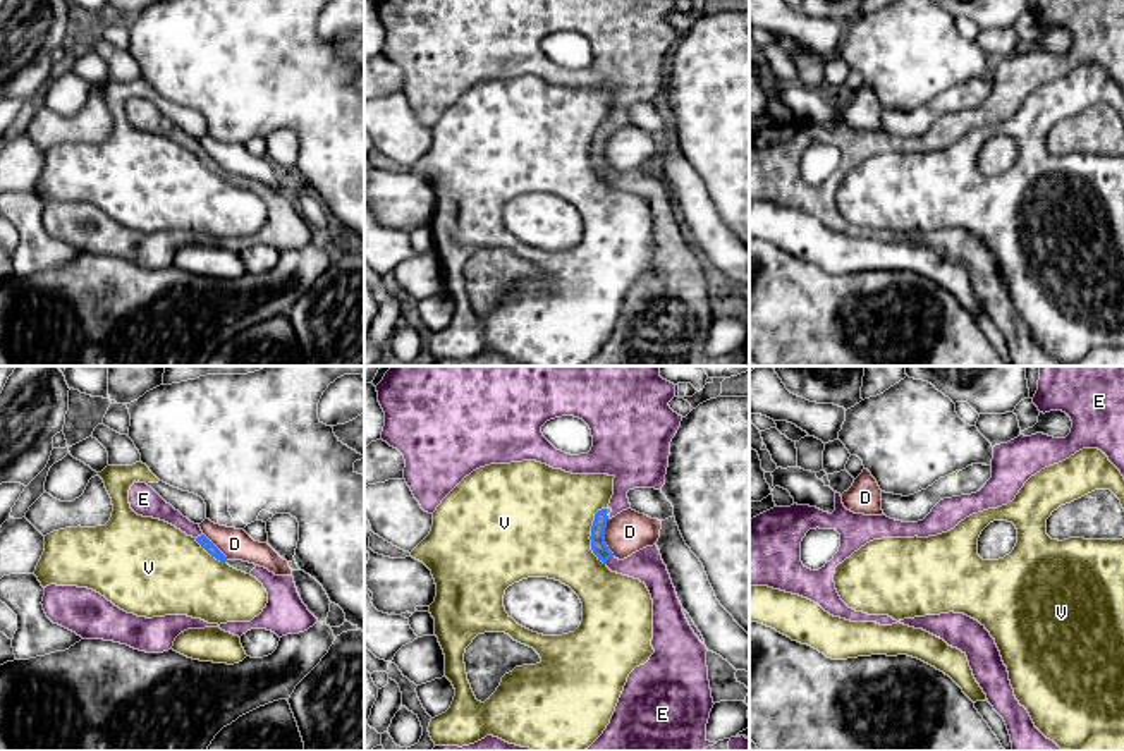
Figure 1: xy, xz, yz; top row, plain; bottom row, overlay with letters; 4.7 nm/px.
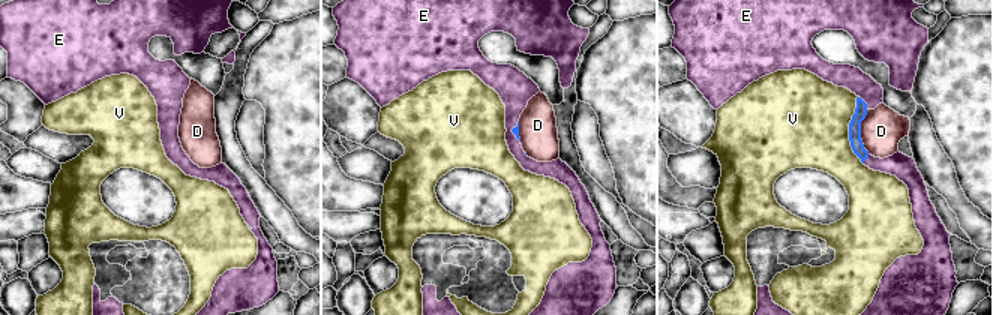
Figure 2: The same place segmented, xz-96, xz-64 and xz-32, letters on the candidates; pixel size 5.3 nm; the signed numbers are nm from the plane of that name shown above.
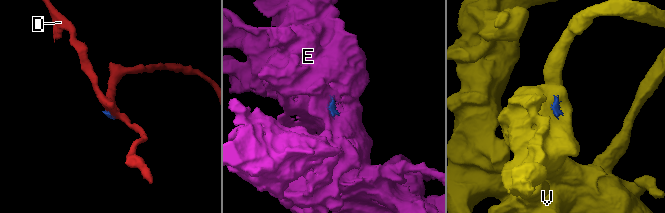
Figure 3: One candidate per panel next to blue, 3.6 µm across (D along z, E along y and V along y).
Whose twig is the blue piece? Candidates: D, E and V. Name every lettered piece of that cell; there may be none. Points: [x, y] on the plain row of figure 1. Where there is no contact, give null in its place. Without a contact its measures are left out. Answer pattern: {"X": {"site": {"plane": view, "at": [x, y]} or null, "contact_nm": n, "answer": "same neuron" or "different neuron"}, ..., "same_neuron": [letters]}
{"D": {"site": {"plane": "xz", "at": [604, 153]}, "contact_nm": 180, "answer": "different neuron"}, "E": {"site": {"plane": "xz", "at": [609, 172]}, "contact_nm": 50, "answer": "same neuron"}, "V": {"site": {"plane": "xz", "at": [590, 152]}, "contact_nm": 280, "answer": "different neuron"}, "same_neuron": ["E"]}

